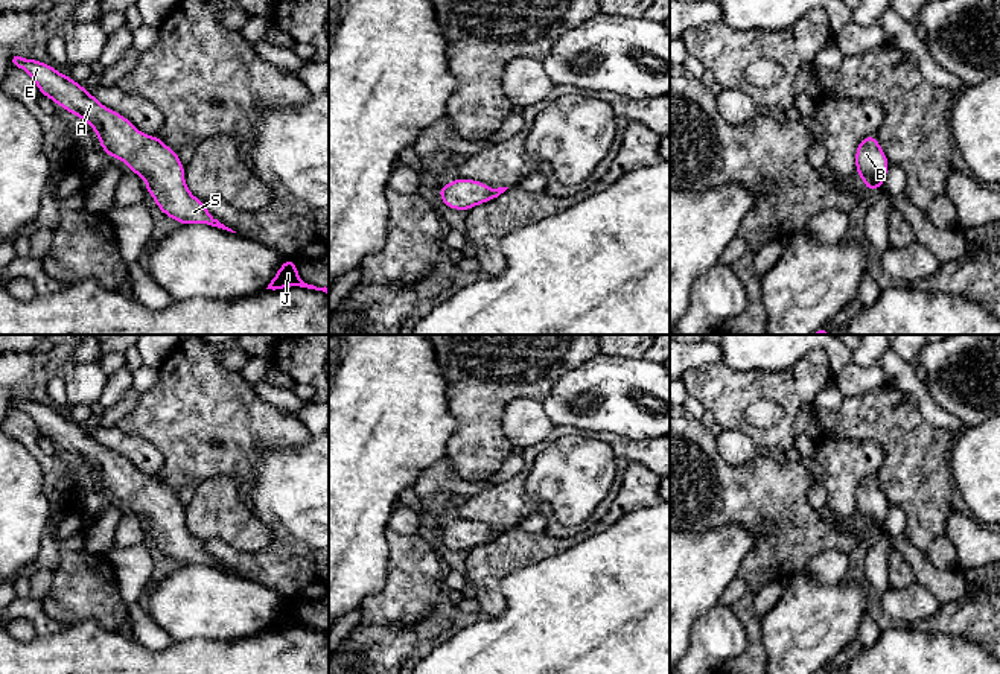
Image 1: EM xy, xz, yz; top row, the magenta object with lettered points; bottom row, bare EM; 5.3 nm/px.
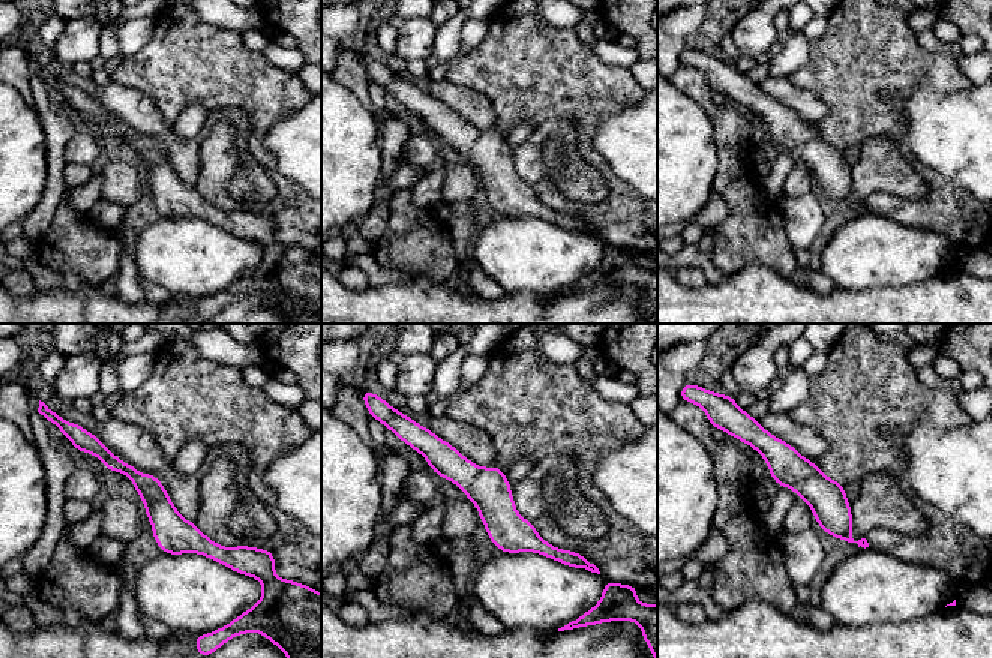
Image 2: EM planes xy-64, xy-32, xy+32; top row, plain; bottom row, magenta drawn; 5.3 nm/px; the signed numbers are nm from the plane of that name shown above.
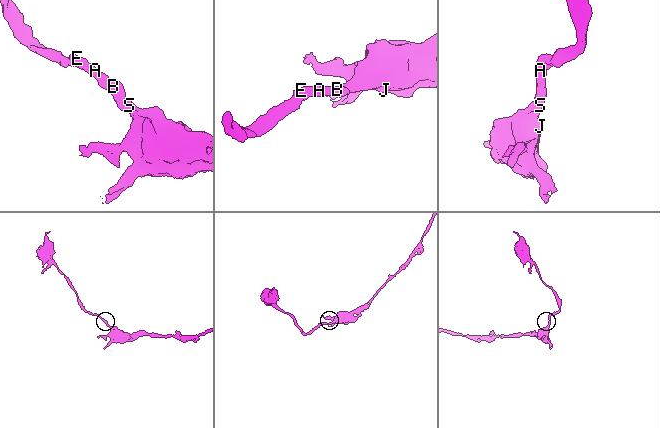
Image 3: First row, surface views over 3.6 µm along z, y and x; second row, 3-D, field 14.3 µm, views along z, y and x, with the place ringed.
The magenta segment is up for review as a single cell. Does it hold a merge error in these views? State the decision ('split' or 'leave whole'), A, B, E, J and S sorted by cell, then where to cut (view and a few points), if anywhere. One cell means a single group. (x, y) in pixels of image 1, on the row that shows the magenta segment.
leave whole; groups A B E J S; cut none

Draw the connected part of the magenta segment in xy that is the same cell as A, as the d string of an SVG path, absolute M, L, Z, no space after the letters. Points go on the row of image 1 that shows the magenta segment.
M14 56L12 62L35 81L41 94L88 123L104 152L126 163L131 172L145 180L148 193L166 216L181 225L207 224L236 233L215 219L204 201L190 193L184 164L163 140L145 135L125 116L102 105L84 85L52 65L21 56Z

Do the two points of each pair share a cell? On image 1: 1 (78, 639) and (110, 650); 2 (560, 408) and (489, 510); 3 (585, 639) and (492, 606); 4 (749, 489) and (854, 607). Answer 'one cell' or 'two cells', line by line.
1: one cell
2: two cells
3: two cells
4: two cells

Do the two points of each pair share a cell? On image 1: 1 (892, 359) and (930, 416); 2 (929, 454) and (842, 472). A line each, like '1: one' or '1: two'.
1: one
2: two

